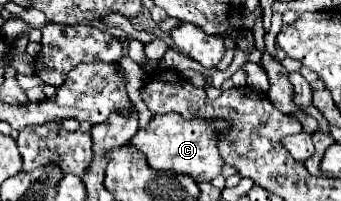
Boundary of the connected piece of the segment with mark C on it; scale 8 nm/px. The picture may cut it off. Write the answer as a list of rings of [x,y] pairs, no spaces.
[[[167,113],[153,117],[147,129],[137,131],[137,135],[129,143],[139,151],[145,151],[149,167],[159,171],[173,171],[179,175],[191,175],[197,183],[203,183],[203,181],[213,181],[215,177],[221,175],[225,161],[217,149],[217,135],[229,129],[231,125],[221,117],[209,121],[205,119],[187,121],[177,113]]]

